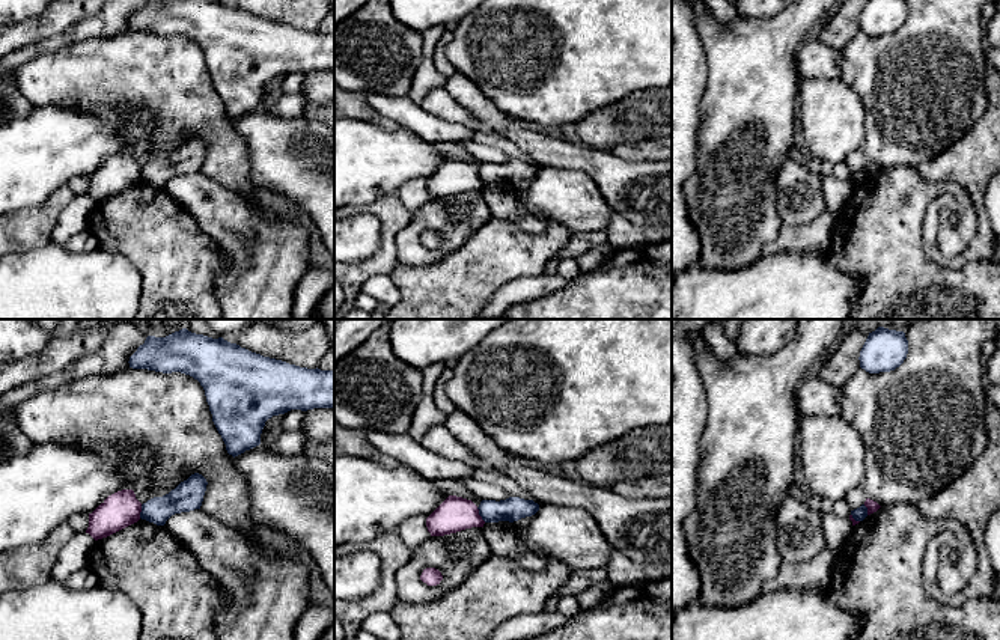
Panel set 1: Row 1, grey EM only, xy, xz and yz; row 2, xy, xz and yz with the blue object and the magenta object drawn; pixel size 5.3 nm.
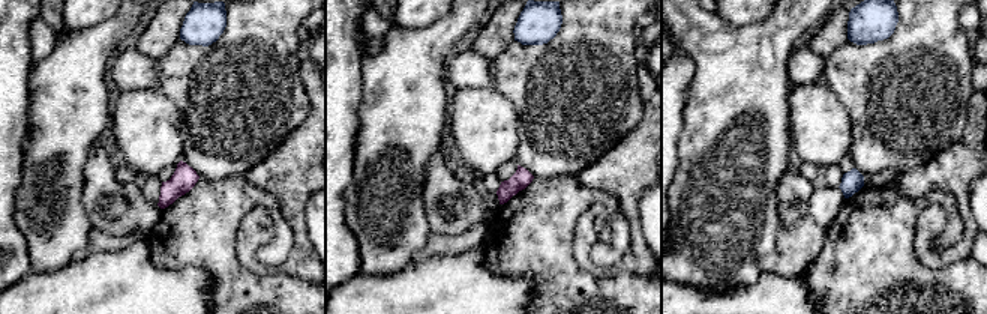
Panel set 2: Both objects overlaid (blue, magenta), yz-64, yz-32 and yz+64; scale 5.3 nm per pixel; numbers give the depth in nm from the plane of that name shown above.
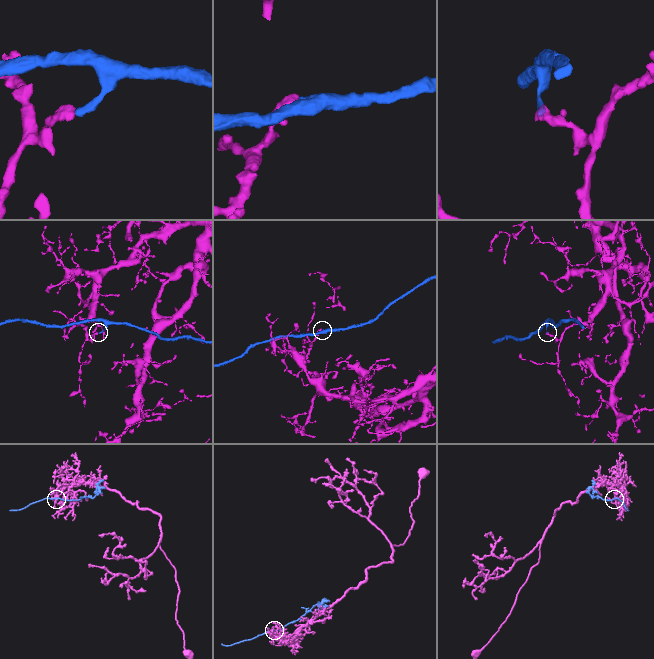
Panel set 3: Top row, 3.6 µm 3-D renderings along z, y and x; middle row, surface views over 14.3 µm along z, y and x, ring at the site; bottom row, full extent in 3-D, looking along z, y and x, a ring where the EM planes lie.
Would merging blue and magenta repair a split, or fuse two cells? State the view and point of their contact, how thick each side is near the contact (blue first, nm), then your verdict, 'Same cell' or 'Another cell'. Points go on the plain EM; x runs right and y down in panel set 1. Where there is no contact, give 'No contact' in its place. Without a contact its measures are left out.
Touches blue at xz (479, 176). Thickness 130 nm (blue) against 190 nm. Another cell

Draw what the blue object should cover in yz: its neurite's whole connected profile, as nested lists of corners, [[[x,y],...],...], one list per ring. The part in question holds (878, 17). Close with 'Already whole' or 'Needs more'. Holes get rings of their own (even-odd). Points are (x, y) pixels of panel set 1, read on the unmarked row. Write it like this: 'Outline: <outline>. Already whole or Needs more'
Outline: [[[867,0],[860,14],[860,30],[869,36],[899,30],[908,17],[907,0]]]. Already whole

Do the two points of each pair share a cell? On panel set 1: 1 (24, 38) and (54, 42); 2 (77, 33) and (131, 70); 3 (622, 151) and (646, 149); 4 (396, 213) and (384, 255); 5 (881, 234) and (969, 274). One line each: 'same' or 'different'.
1: different
2: different
3: same
4: same
5: same

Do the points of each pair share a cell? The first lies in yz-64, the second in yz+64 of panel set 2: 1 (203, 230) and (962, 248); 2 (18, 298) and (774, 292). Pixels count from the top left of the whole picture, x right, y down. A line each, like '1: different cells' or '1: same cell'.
1: different cells
2: same cell

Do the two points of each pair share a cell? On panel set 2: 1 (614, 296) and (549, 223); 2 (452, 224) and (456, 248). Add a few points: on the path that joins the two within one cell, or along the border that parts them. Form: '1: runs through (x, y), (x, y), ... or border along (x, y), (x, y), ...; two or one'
1: runs through (591, 293), (549, 251), (549, 245); one
2: border along (485, 224), (476, 224), (456, 235), (432, 232); two

